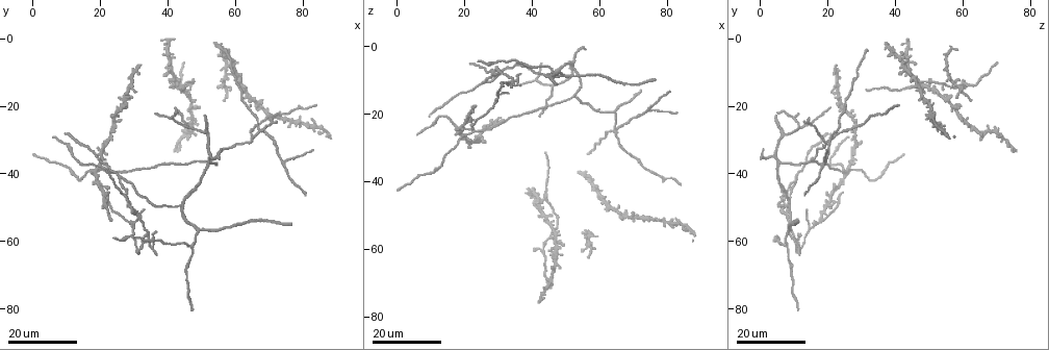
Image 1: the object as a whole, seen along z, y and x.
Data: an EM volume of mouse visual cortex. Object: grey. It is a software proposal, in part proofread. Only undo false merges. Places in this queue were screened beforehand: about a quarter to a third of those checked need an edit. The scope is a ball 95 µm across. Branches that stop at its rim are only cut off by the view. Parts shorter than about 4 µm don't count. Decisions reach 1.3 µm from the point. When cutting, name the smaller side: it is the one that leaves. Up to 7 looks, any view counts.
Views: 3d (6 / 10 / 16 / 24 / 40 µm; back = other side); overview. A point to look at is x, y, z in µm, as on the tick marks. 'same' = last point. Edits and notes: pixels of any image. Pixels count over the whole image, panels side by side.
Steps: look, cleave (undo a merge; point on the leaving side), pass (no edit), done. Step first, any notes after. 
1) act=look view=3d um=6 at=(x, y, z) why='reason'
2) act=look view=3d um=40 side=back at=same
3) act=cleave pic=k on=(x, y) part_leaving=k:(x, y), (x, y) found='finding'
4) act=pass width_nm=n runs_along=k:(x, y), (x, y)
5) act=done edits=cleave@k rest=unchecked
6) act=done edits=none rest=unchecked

act=look view=3d um=16 at=(47.0, 61.5, 7.5) why='arms part here'

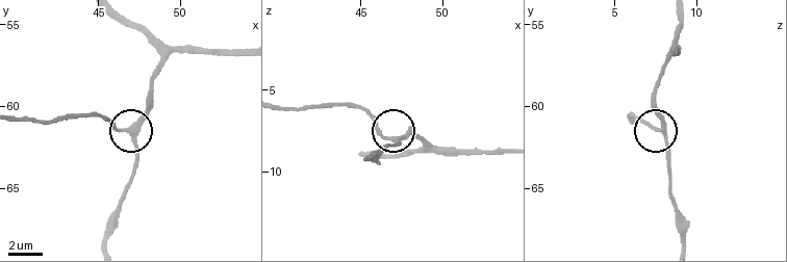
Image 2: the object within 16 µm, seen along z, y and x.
act=look view=3d um=10 at=(46.8, 61.4, 7.9)

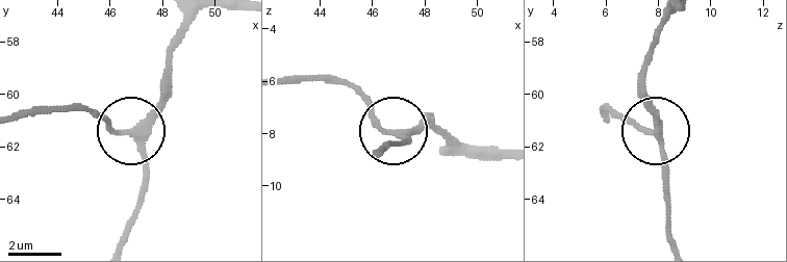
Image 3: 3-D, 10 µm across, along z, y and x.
act=pass side_arm_um=21 runs_along=3:(664, 21), (646, 75), (646, 101), (666, 162), (666, 207) found='all the same neuron'

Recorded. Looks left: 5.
act=look view=3d um=16 at=(40.5, 24.0, 10.0)

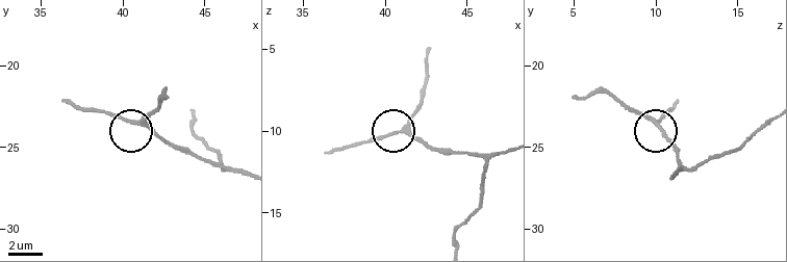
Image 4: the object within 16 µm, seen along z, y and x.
act=look view=3d um=6 at=(41.3, 23.5, 9.8)

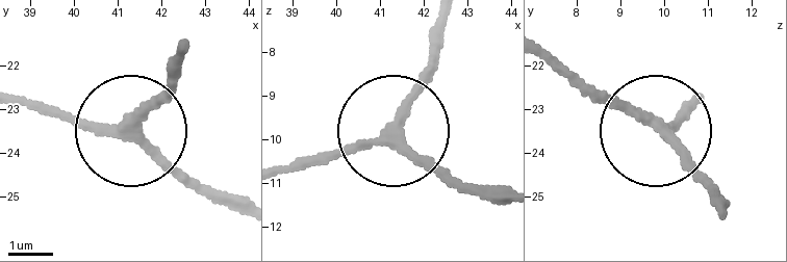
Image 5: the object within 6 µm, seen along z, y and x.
act=pass arms=3 runs_along=5:(507, 197), (451, 185), (395, 136), (283, 166) found='all the same neuron'

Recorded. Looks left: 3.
act=look view=3d um=16 at=(45.0, 25.5, 11.0) why='a narrow waist'

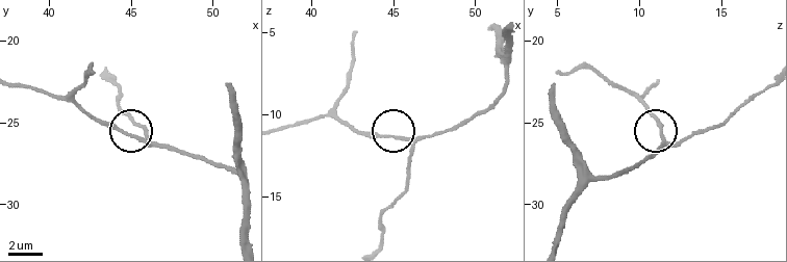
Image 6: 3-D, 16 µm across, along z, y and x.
act=look view=3d um=6 at=(44.8, 25.7, 11.4) why='closer look'

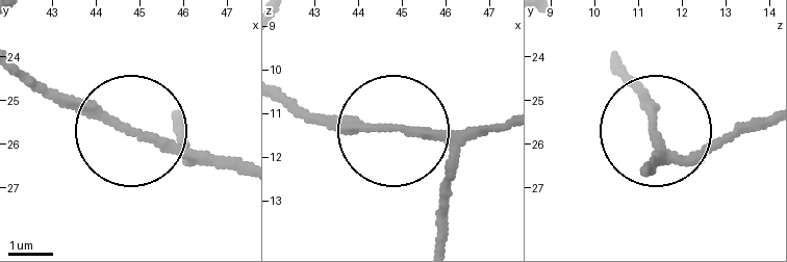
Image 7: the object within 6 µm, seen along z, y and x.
act=pass runs_along=7:(500, 127), (343, 130), (302, 111) found='continuous, no second neuron'

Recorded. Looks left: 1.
act=done edits=none rest=unchecked

